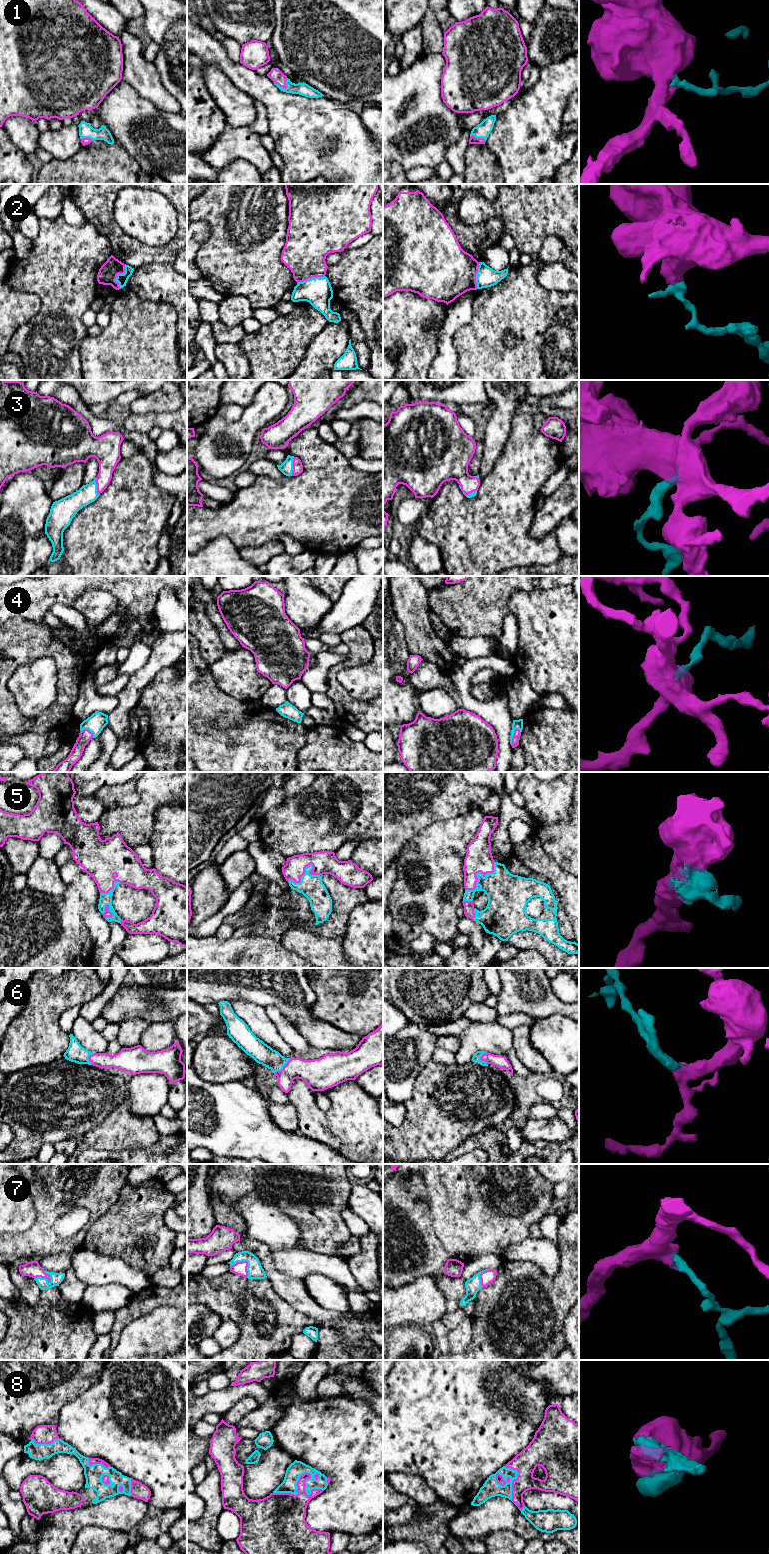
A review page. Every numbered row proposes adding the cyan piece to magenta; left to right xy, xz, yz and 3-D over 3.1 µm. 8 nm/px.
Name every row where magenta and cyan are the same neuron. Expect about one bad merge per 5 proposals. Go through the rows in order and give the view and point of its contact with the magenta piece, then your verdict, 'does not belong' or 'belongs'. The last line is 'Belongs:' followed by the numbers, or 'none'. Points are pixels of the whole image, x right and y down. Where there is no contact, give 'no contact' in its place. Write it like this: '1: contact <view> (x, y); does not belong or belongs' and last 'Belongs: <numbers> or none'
1: contact xz (281, 86); belongs
2: contact xy (118, 273); does not belong
3: contact xz (293, 466); belongs
4: contact yz (514, 735); belongs
5: contact yz (477, 872); belongs
6: contact xz (283, 1068); belongs
7: contact xz (246, 1261); belongs
8: contact xz (304, 1473); belongs
Belongs: 1, 3, 4, 5, 6, 7, 8

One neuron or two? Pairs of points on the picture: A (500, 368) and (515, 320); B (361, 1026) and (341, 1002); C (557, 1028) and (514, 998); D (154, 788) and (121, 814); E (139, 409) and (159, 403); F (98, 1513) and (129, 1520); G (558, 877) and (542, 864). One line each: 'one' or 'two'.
A: one
B: one
C: two
D: one
E: one
F: one
G: one

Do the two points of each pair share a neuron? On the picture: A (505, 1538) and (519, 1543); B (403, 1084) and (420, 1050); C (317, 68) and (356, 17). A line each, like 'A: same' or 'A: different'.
A: same
B: same
C: same

